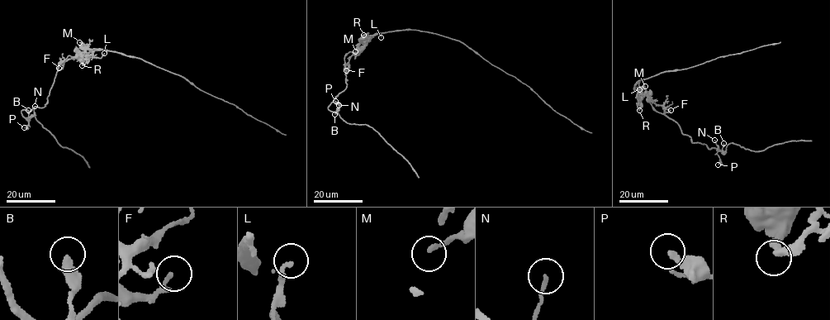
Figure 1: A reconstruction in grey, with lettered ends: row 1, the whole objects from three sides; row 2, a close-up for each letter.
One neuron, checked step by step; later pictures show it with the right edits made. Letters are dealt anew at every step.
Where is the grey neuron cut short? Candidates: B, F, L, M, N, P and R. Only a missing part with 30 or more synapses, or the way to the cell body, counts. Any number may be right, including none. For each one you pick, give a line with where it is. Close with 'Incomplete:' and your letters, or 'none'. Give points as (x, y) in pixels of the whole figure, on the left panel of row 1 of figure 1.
Incomplete: none

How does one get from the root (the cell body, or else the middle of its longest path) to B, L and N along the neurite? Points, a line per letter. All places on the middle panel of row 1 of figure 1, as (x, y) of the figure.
B: (369, 37), (361, 50), (344, 56), (347, 88), (328, 107), (333, 112), (337, 110), (334, 114)
L: (369, 37), (379, 33), (381, 37)
N: (369, 37), (361, 50), (355, 53), (349, 52), (344, 56), (347, 88), (328, 109), (336, 112), (339, 105)

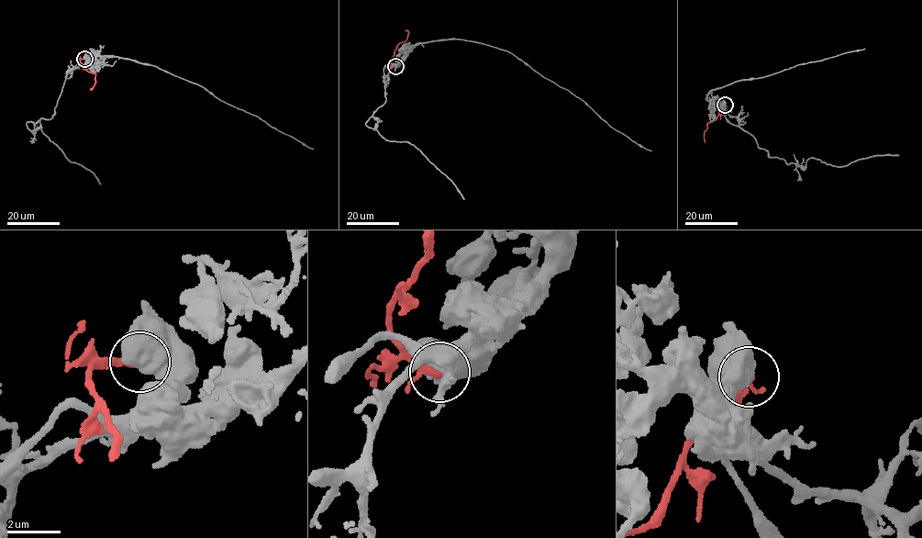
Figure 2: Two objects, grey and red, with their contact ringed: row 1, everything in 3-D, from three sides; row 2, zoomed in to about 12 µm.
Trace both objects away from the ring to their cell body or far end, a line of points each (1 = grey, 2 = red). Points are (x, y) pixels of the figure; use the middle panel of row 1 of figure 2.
1: (395, 66), (412, 47), (433, 40), (464, 39), (507, 50), (582, 99), (610, 126), (651, 151)
2: (395, 66), (390, 61), (396, 47), (408, 37), (408, 30), (405, 30)

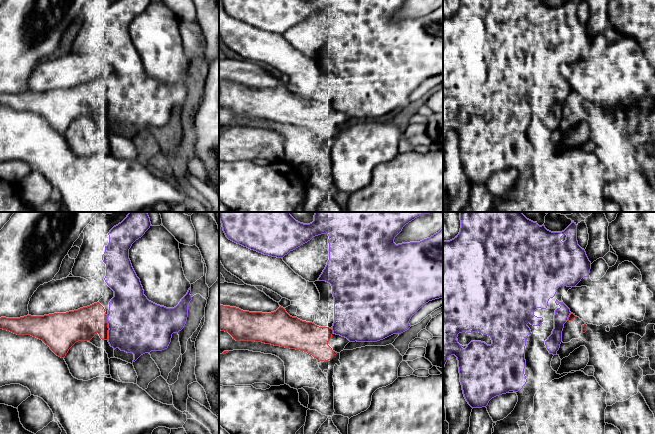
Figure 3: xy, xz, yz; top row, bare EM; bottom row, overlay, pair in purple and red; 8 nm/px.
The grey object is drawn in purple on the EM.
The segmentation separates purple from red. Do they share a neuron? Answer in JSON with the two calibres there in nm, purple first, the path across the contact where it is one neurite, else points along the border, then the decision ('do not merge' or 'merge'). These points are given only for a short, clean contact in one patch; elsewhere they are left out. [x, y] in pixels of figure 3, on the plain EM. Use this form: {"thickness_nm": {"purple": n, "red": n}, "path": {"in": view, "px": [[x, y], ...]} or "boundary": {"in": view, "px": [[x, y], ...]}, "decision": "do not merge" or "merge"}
{"thickness_nm": {"purple": 460, "red": 260}, "decision": "do not merge"}

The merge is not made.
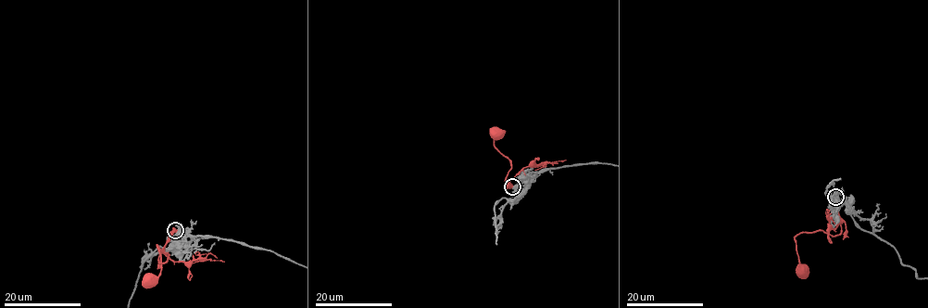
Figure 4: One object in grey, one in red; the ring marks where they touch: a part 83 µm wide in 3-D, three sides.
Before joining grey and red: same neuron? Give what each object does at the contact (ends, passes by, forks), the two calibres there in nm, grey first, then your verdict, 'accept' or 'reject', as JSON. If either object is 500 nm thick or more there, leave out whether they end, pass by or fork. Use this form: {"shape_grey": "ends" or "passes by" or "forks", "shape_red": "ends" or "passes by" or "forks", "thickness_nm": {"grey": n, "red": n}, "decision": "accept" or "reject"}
{"thickness_nm": {"grey": 700, "red": 480}, "decision": "reject"}

